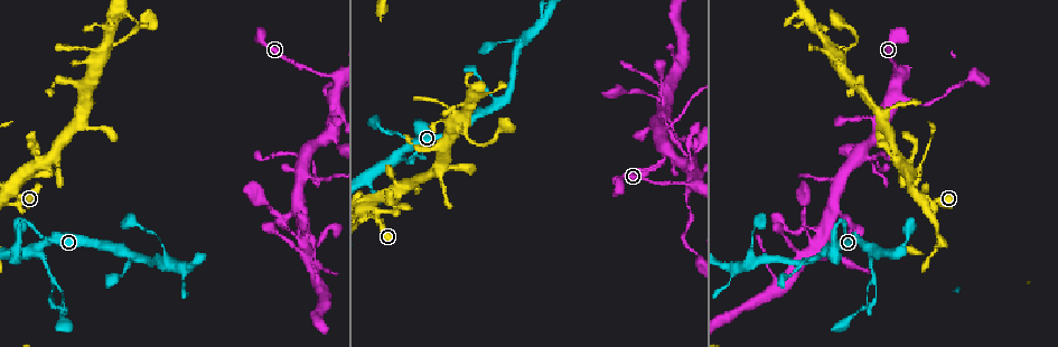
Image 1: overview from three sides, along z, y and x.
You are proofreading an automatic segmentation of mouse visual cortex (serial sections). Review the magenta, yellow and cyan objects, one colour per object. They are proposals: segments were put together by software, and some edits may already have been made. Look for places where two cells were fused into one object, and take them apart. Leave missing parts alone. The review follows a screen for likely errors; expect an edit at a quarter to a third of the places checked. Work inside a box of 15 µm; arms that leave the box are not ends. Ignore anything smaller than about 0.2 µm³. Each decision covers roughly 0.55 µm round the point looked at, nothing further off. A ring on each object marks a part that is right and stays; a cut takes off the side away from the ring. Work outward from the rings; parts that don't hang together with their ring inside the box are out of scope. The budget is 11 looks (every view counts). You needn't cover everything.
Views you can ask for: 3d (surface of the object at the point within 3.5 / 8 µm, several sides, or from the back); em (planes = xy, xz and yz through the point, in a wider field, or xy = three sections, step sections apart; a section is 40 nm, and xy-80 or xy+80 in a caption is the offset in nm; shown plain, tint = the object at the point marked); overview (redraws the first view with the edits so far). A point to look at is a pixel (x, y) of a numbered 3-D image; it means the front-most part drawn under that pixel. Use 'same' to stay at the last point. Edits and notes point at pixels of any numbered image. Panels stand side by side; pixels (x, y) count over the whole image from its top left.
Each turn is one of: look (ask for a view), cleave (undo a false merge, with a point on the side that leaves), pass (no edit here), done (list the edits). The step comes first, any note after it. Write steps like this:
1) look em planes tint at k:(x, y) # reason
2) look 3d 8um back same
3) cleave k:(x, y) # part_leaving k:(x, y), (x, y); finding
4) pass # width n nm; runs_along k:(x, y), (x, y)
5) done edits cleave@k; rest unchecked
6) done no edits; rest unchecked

look 3d 8um at 1:(871, 269) # sudden change in width

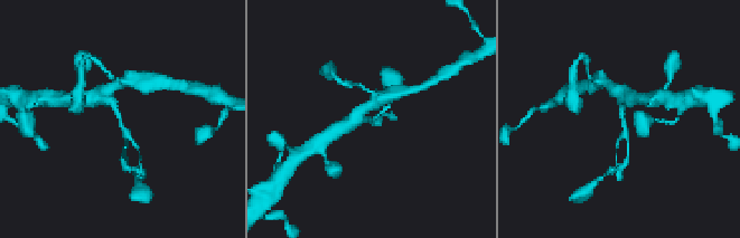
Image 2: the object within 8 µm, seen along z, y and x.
look em xy step 5 tint at 2:(370, 122) # arm_widths 150, 350 nm

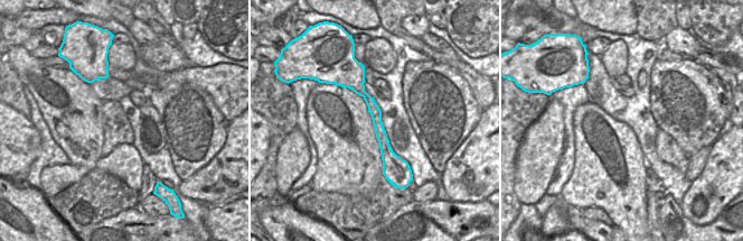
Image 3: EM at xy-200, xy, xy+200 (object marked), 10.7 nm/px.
pass # runs_along 3:(360, 72), (386, 165); all the same cell

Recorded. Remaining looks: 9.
look 3d 8um at 1:(370, 203) # three arms meet

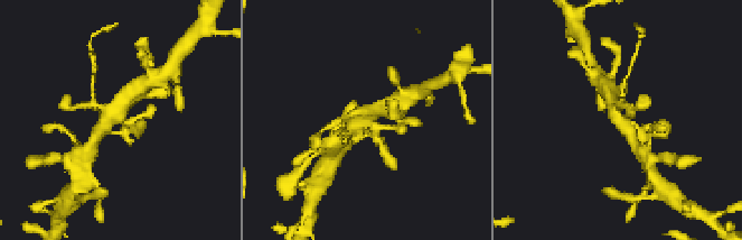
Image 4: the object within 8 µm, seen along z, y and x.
look em planes tint at 4:(621, 116)

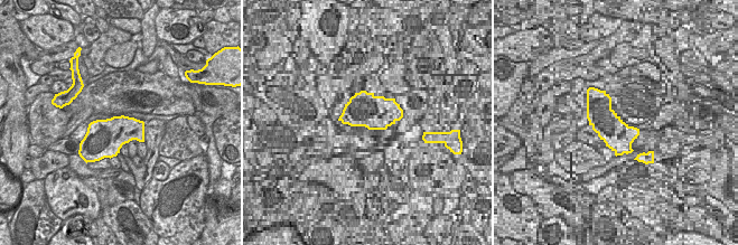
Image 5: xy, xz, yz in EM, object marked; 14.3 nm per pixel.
pass # continuous, no second cell

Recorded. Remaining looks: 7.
look 3d 3.5um at 1:(827, 48) # three-way junction

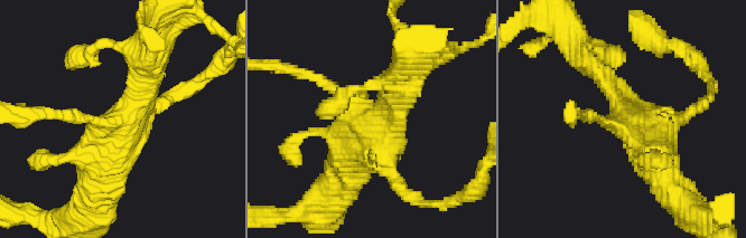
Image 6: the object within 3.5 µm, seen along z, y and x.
look em xy step 1 tint at 6:(625, 108)

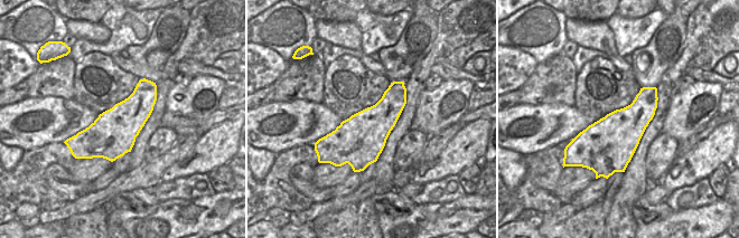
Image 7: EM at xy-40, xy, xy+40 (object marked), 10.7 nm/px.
look em xy step 5 tint same # cut it another way

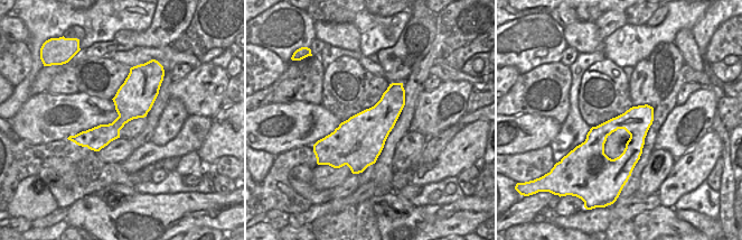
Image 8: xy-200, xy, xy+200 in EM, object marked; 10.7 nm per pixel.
pass # all the same cell

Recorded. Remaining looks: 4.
look 3d 3.5um back at 1:(899, 99) # side arm on a straight run

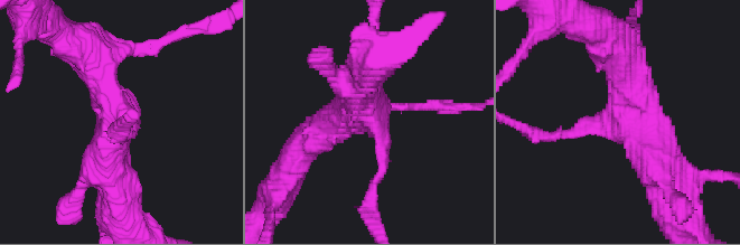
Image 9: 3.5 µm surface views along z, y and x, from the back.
look em xy step 1 tint at 9:(376, 125) # arms 3; arm_widths 200, 450, 500 nm

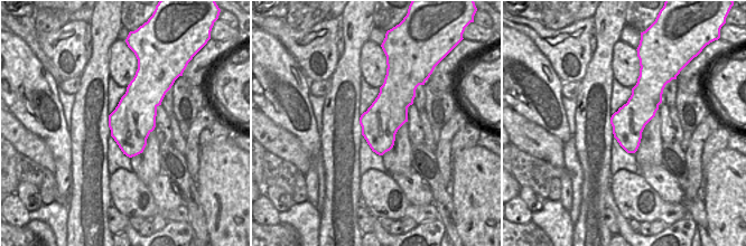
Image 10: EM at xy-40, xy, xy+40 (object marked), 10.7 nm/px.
pass # width 400 nm; runs_along 9:(626, 52), (635, 133), (664, 178); one cell here

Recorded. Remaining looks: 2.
done no edits; rest unchecked

